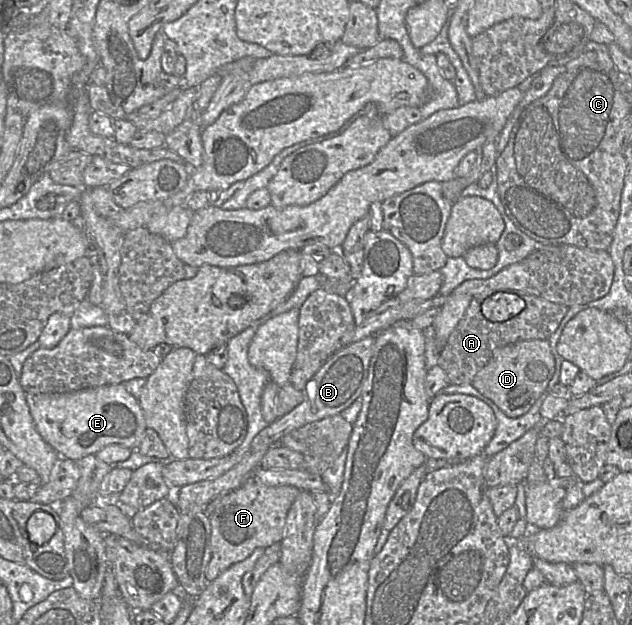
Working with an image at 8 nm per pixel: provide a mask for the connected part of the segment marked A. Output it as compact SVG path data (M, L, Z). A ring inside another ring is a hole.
M487 290L473 296L464 316L461 318L443 346L439 355L438 365L445 371L449 385L472 385L471 383L476 374L487 365L493 352L497 348L520 341L548 339L557 330L569 309L569 307L562 304L553 303L531 295L518 294L516 291L513 291L525 301L525 308L518 315L505 322L492 322L486 319L482 314L481 305L485 299L491 297L497 292L499 291Z

